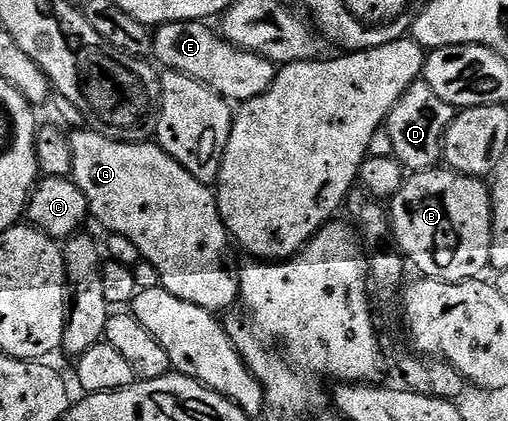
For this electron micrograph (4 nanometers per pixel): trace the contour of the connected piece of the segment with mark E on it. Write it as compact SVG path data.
M201 21L167 22L158 27L153 34L154 61L167 70L195 78L232 104L248 102L266 92L275 79L276 63L234 46L218 29L210 30L207 26L210 25L206 21Z

